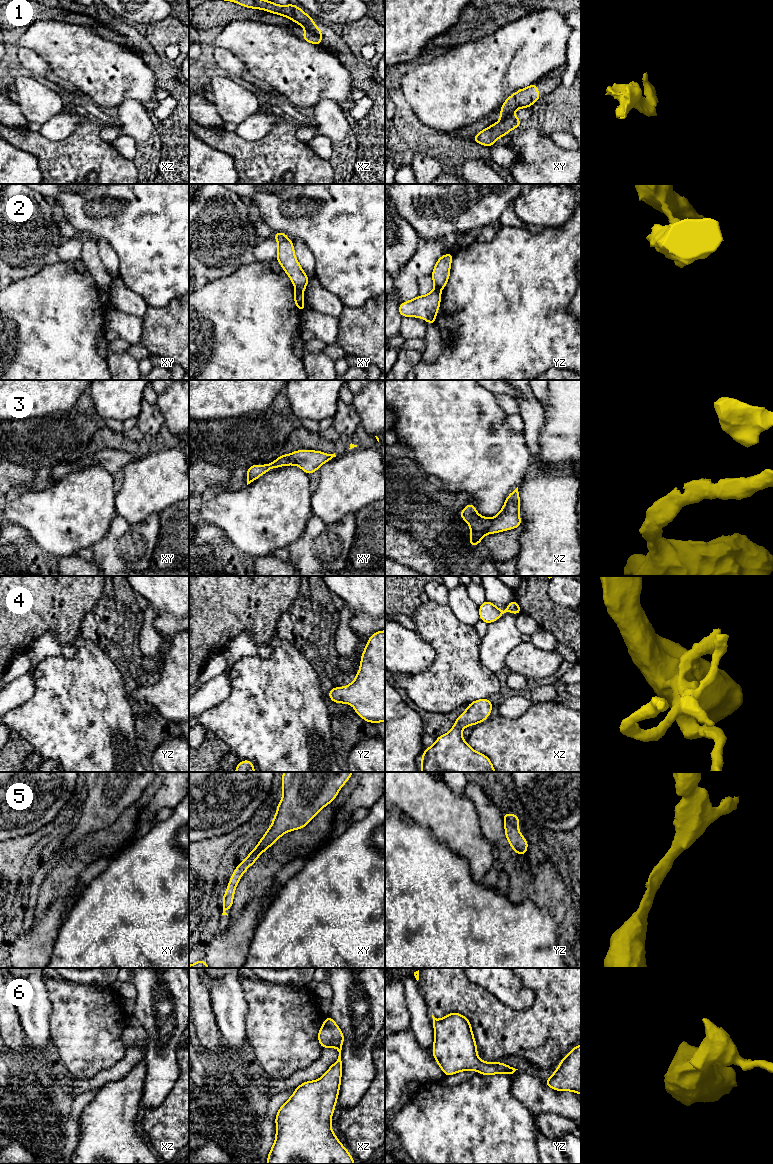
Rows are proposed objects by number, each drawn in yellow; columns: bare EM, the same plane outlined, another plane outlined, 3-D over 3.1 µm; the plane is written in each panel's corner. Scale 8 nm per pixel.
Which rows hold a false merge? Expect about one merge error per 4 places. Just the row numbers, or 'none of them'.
1, 2

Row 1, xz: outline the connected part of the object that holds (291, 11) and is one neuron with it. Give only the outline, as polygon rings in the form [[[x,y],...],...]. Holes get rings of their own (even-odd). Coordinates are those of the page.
[[[225,0],[233,1],[243,7],[252,9],[261,9],[270,13],[278,14],[289,18],[295,23],[311,30],[314,34],[322,36],[322,30],[319,29],[311,16],[307,15],[301,8],[290,3],[286,6],[278,5],[268,0]]]

